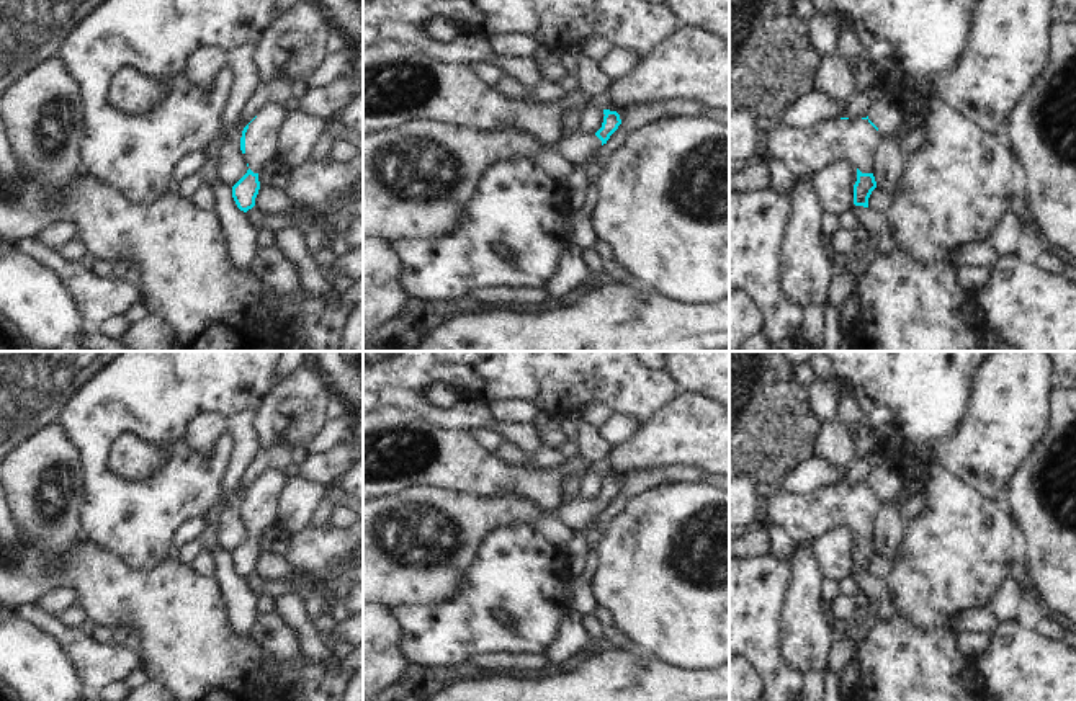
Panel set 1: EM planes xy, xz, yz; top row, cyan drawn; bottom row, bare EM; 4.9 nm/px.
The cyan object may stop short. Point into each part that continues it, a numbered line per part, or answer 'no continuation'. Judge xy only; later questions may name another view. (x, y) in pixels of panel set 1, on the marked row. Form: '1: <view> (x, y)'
1: xy (264, 136)

